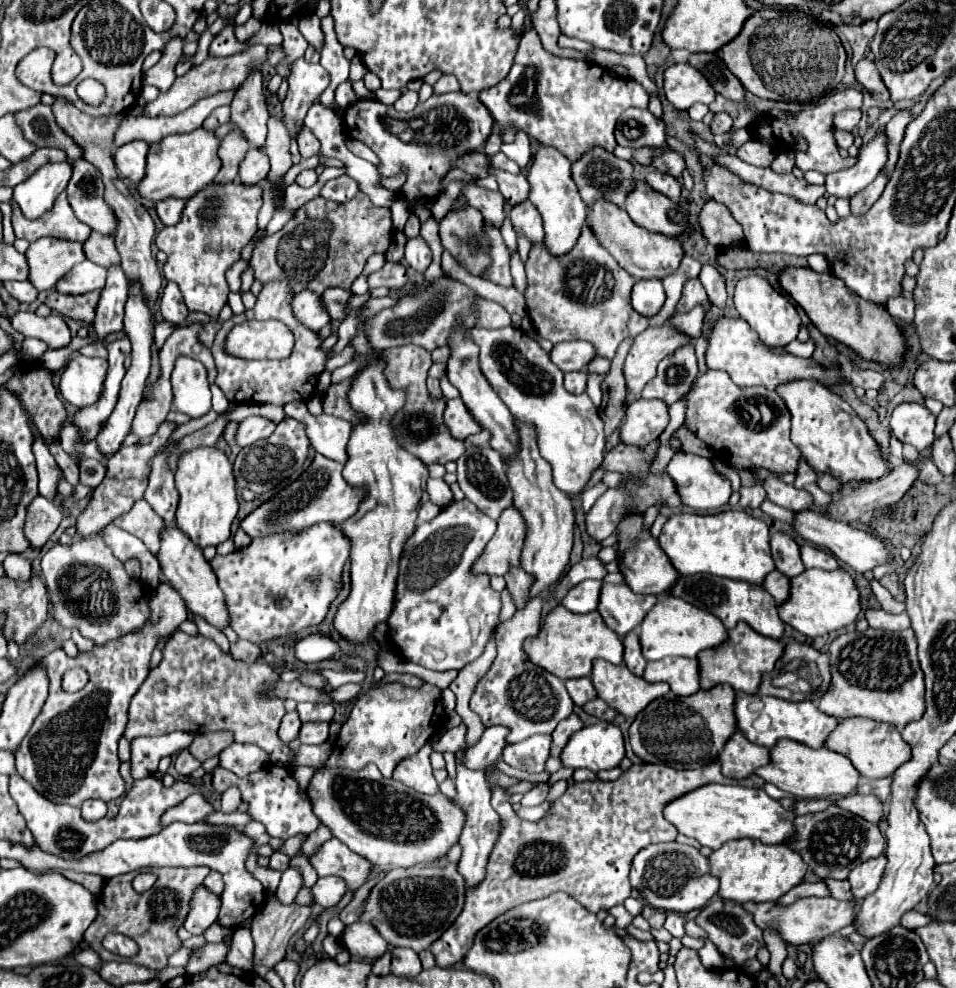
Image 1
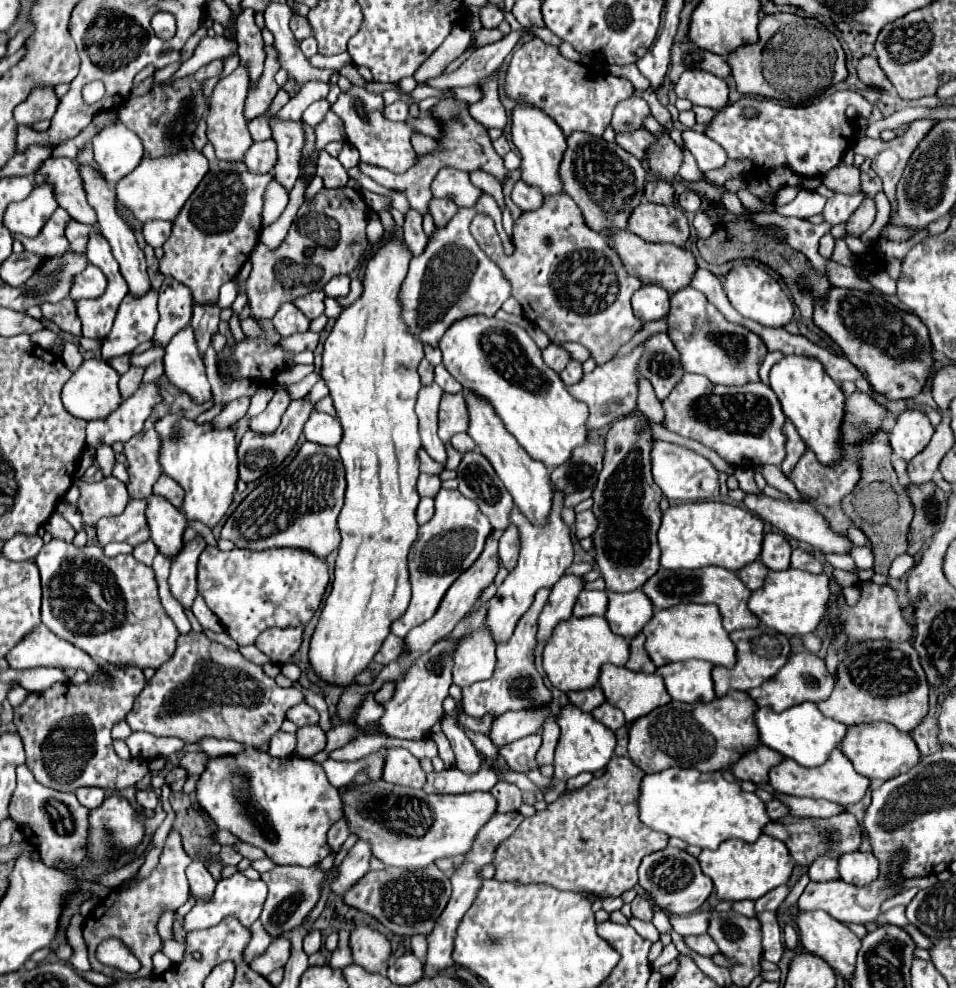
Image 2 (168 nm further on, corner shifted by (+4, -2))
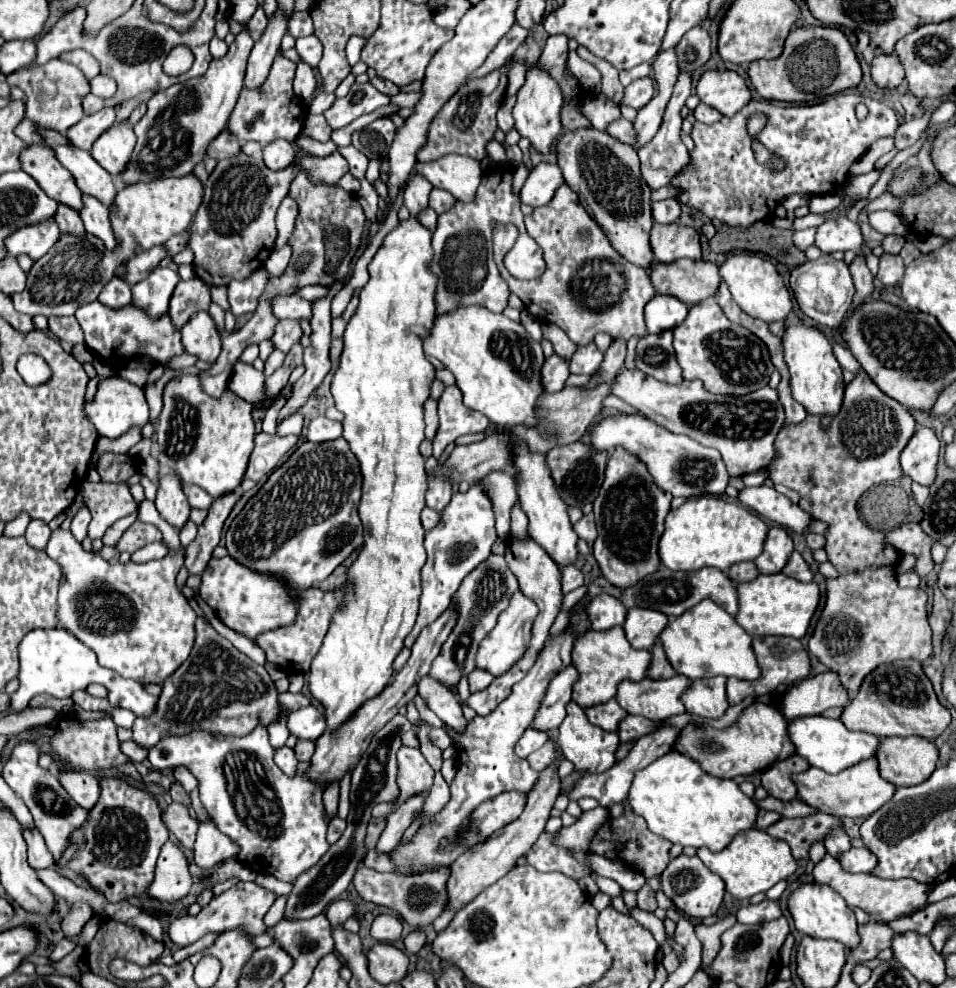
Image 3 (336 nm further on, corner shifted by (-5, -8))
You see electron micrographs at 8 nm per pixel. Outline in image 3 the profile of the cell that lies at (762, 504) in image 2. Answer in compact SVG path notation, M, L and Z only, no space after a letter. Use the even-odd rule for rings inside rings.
M758 486L758 488L744 488L738 496L738 500L760 514L762 518L768 518L770 522L788 528L796 534L808 534L812 516L802 510L798 504L792 504L786 496L778 494L774 488L768 486Z

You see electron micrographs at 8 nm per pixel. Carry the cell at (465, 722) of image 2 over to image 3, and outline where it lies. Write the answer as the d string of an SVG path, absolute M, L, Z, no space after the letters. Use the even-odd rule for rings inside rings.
M562 630L556 636L550 636L546 640L544 648L540 650L534 666L524 676L524 680L514 684L512 694L502 704L498 704L496 710L492 710L488 716L476 716L466 726L466 732L462 736L454 736L454 732L450 732L450 736L456 740L458 750L460 750L458 752L460 766L458 766L454 782L450 784L452 798L444 806L444 810L434 814L434 818L430 818L432 822L422 826L406 846L398 846L392 852L392 860L400 866L400 874L412 874L412 872L418 872L418 868L434 866L434 864L450 866L464 852L464 848L450 844L446 850L438 852L438 842L442 838L454 840L458 836L460 828L466 824L470 812L480 802L494 798L502 792L510 792L510 790L528 794L534 788L534 784L538 782L540 776L538 776L538 772L534 772L530 768L530 764L526 760L522 760L514 754L514 744L526 732L530 720L534 718L534 712L538 708L538 700L542 700L542 692L546 692L546 684L562 668L566 668L570 664L570 652L572 652L574 640L576 640L576 636L568 634L566 630Z

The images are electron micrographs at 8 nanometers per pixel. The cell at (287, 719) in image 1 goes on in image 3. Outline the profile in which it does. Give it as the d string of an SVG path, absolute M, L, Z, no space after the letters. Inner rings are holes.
M282 746L282 748L276 750L276 754L274 754L274 762L276 762L278 768L280 768L282 772L286 772L288 776L296 772L296 764L298 764L298 760L296 760L296 756L294 756L294 750L288 748L288 746Z

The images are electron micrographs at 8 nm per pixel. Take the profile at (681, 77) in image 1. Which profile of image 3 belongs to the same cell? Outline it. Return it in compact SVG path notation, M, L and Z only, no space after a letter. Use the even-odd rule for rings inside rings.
M730 70L704 72L702 78L698 80L696 96L700 98L700 102L716 108L726 118L734 116L752 98L744 78L740 78L736 72Z

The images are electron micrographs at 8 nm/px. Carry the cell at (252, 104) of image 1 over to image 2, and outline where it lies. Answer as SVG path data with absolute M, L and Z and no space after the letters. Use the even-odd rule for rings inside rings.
M245 8L239 18L237 18L237 56L241 58L241 64L249 68L251 82L255 82L261 76L263 62L265 62L265 52L263 52L263 38L261 30L253 20L253 10Z

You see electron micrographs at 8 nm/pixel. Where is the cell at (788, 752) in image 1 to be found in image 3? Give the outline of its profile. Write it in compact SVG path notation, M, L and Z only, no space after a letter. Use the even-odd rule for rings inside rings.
M874 758L860 760L858 764L842 770L840 774L834 774L834 776L822 772L820 768L808 768L806 772L794 774L792 780L796 784L800 800L818 808L820 812L834 814L838 818L866 818L866 816L870 816L882 804L886 804L886 800L890 800L890 796L894 794L894 788L896 788L894 784L886 782L878 774L878 764Z

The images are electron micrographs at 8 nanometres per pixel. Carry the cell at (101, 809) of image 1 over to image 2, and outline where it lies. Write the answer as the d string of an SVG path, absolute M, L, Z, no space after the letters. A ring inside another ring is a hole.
M81 788L81 790L75 790L75 796L85 808L91 810L91 808L101 806L101 802L105 798L105 790L101 790L101 788Z

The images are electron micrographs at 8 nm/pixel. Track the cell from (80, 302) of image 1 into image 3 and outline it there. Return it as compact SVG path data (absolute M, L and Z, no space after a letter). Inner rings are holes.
M50 316L48 324L56 338L70 342L70 344L84 344L82 328L80 328L76 316Z

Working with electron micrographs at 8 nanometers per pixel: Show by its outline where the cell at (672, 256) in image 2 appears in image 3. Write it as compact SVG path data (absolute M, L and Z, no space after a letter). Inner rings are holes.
M658 260L650 266L650 280L656 292L676 296L680 302L692 306L714 296L720 284L718 266L706 260L674 260L662 264Z

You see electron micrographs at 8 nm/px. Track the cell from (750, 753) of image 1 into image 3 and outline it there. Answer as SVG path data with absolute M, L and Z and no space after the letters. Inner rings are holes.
M792 754L786 760L780 760L780 762L772 764L770 768L766 768L762 772L760 780L762 780L764 790L770 796L774 796L778 800L792 800L792 798L796 798L796 788L794 788L794 782L790 780L790 776L794 772L804 772L808 768L810 768L808 760L802 760L802 756Z

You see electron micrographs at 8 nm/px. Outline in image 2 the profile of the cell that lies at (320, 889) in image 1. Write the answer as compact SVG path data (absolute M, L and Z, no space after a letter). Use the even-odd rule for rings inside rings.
M357 842L339 866L339 876L331 884L333 894L343 896L363 874L367 874L371 856L373 854L369 854L369 842Z

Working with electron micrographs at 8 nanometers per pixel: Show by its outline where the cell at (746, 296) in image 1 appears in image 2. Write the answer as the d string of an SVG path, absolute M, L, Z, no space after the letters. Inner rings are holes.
M755 264L733 266L723 280L723 288L727 292L731 306L745 318L751 318L755 322L761 322L763 326L775 326L775 328L781 328L793 320L793 304L787 298L787 294L781 290L779 282L769 272L765 272Z

